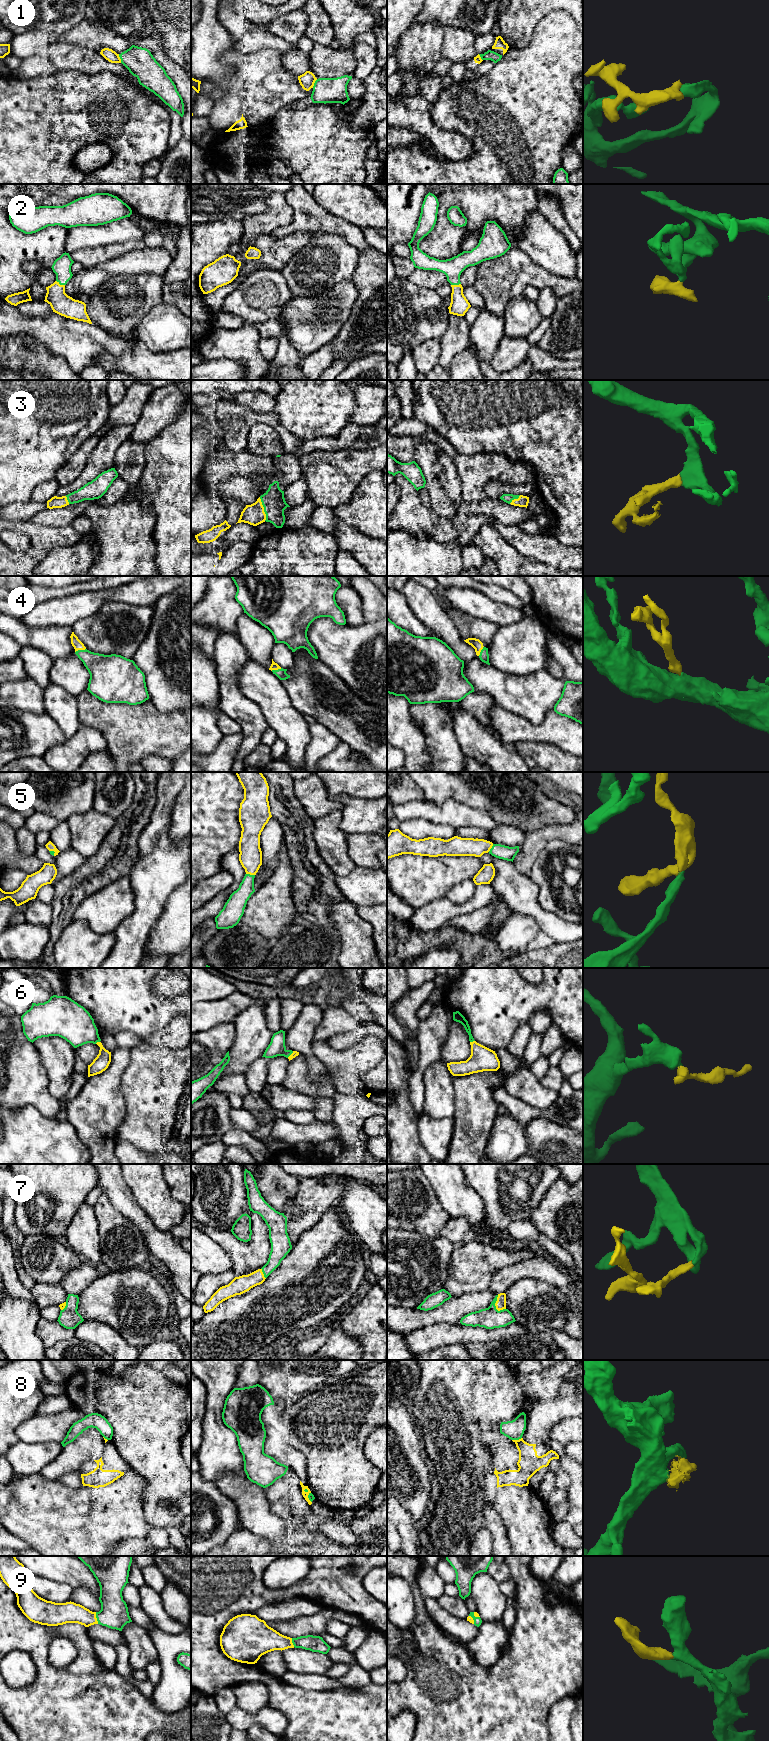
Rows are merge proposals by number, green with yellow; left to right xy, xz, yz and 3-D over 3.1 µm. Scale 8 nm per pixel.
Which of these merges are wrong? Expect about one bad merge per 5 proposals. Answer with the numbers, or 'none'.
1, 8

